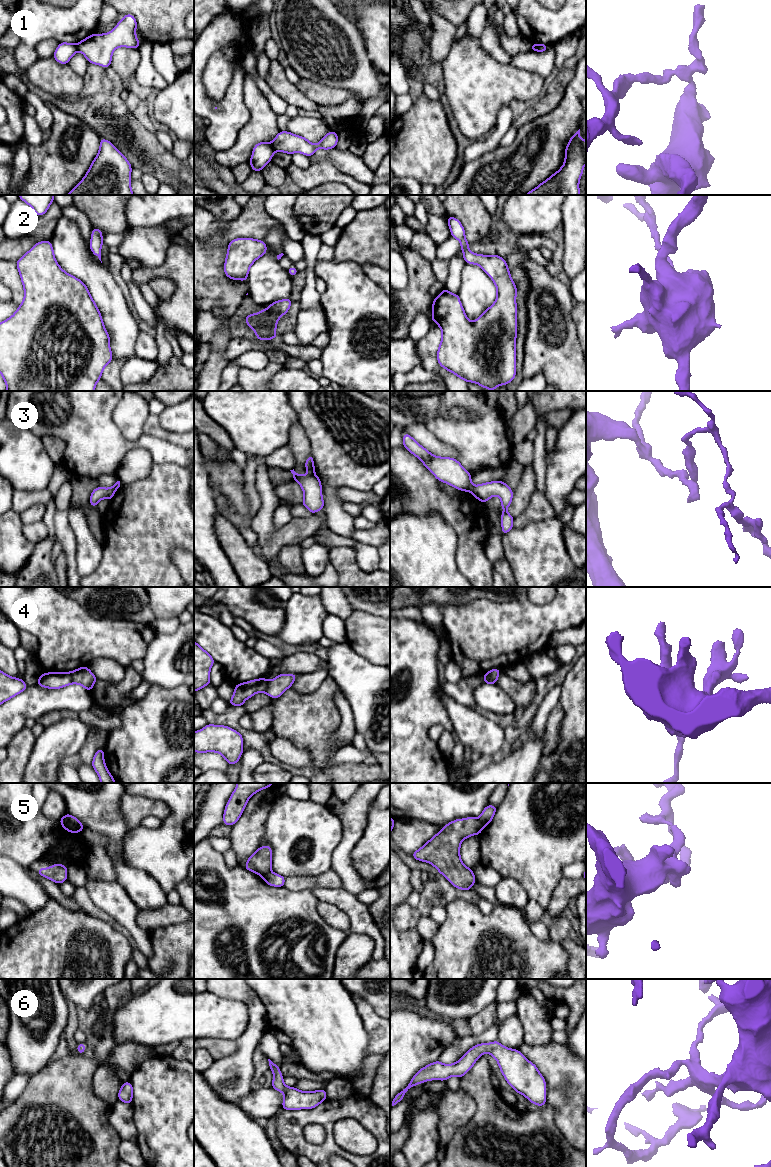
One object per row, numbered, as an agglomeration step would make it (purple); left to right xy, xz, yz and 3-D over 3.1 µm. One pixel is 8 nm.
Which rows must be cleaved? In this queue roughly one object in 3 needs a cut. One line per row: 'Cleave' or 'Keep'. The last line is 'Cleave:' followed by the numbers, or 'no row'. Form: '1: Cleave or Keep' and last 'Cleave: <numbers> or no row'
1: Cleave
2: Keep
3: Cleave
4: Cleave
5: Cleave
6: Keep
Cleave: 1, 3, 4, 5

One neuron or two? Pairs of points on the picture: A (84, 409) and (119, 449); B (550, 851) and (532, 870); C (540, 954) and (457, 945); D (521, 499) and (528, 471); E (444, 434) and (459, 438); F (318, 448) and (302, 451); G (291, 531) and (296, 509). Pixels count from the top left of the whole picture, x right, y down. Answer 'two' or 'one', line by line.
A: one
B: one
C: one
D: one
E: one
F: two
G: two

